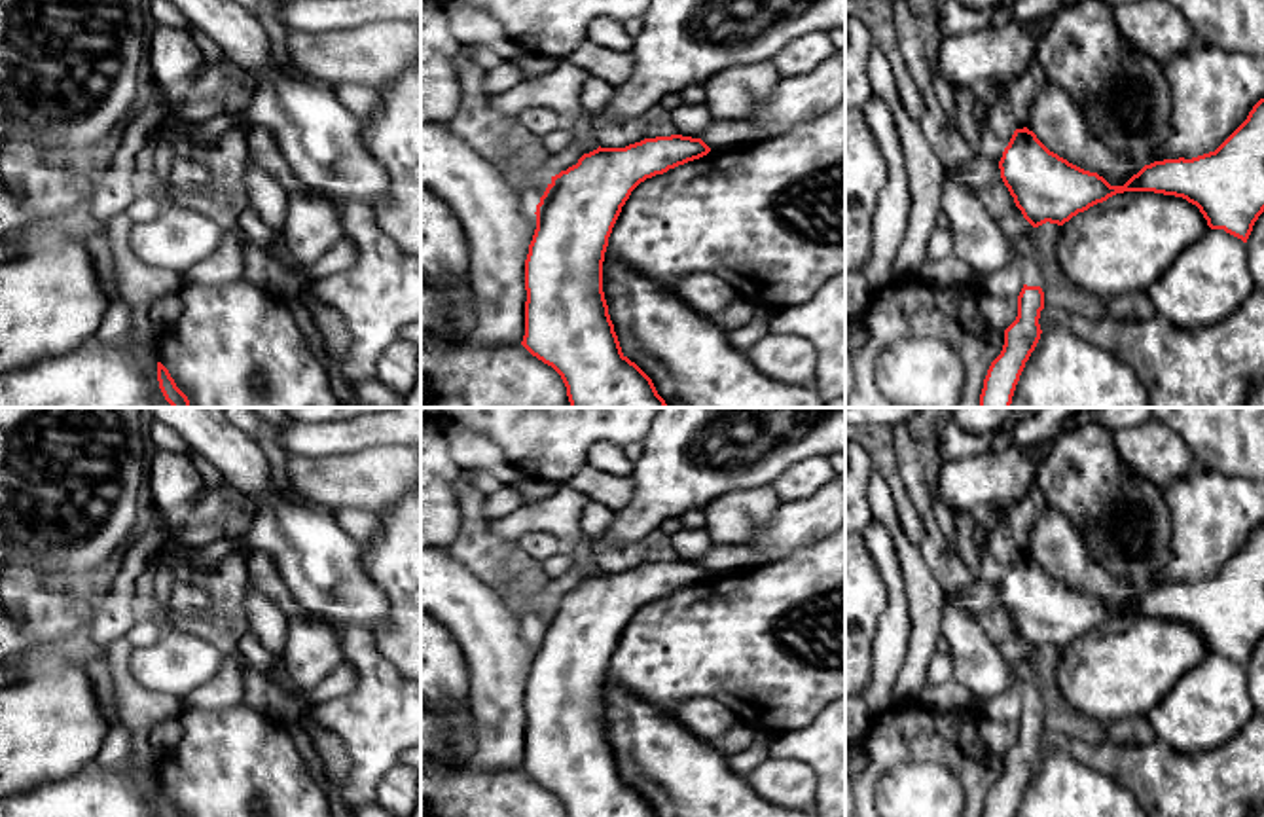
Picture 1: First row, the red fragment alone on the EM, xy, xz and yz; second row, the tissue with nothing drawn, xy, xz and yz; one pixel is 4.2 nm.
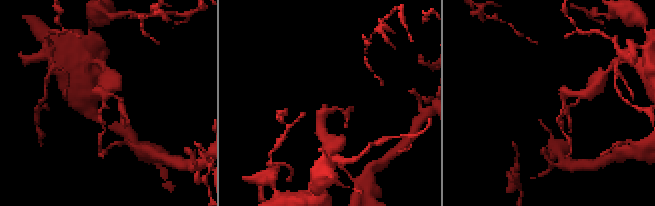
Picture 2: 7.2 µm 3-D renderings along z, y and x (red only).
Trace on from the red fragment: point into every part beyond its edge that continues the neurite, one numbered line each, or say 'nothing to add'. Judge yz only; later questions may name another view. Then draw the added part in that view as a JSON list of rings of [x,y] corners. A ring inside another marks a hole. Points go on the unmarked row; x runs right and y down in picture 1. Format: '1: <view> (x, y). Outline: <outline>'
1: yz (976, 599). Outline: [[[976,580],[968,588],[959,593],[948,595],[948,603],[959,607],[961,610],[972,614],[974,618],[982,618],[1001,601],[1001,593],[991,584]]]

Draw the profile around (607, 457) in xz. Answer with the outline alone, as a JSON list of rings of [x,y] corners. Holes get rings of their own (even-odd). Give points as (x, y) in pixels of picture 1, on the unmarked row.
[[[599,442],[587,451],[587,464],[614,476],[629,476],[633,464],[625,459],[622,447]]]

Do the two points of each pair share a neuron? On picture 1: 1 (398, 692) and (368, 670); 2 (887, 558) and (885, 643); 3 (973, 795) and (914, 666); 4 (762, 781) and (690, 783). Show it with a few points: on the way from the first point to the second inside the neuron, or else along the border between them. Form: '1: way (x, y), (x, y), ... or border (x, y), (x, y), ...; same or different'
1: way (391, 692), (376, 677); same
2: way (893, 579), (895, 622); same
3: border (893, 698), (918, 700); different
4: border (743, 778), (762, 797); different

